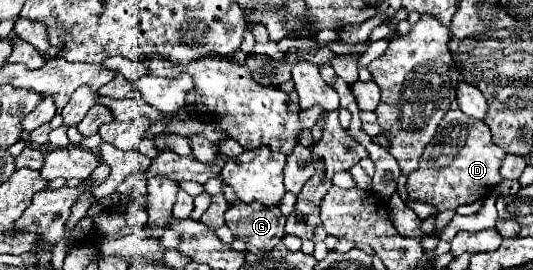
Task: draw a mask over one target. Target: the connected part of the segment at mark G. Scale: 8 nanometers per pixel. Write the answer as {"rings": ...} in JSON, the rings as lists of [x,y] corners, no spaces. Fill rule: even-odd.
{"rings":[[[236,202],[226,210],[226,224],[232,230],[232,234],[236,238],[242,238],[248,244],[250,252],[268,252],[272,250],[280,238],[284,236],[282,228],[284,228],[286,216],[280,212],[278,206],[262,206],[258,202],[252,204],[244,204],[244,202]]]}

